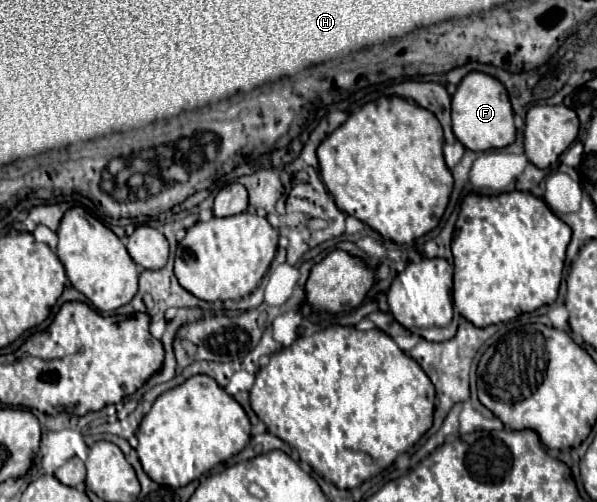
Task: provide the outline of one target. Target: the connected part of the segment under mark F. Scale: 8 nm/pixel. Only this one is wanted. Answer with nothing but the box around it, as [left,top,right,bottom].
[451,72,515,152]

